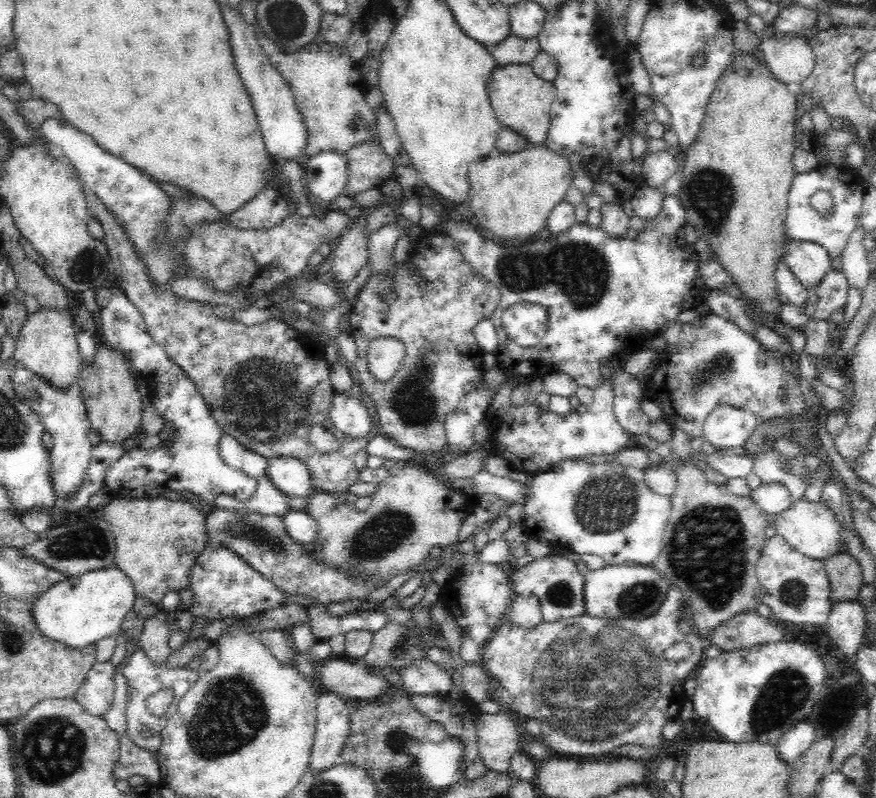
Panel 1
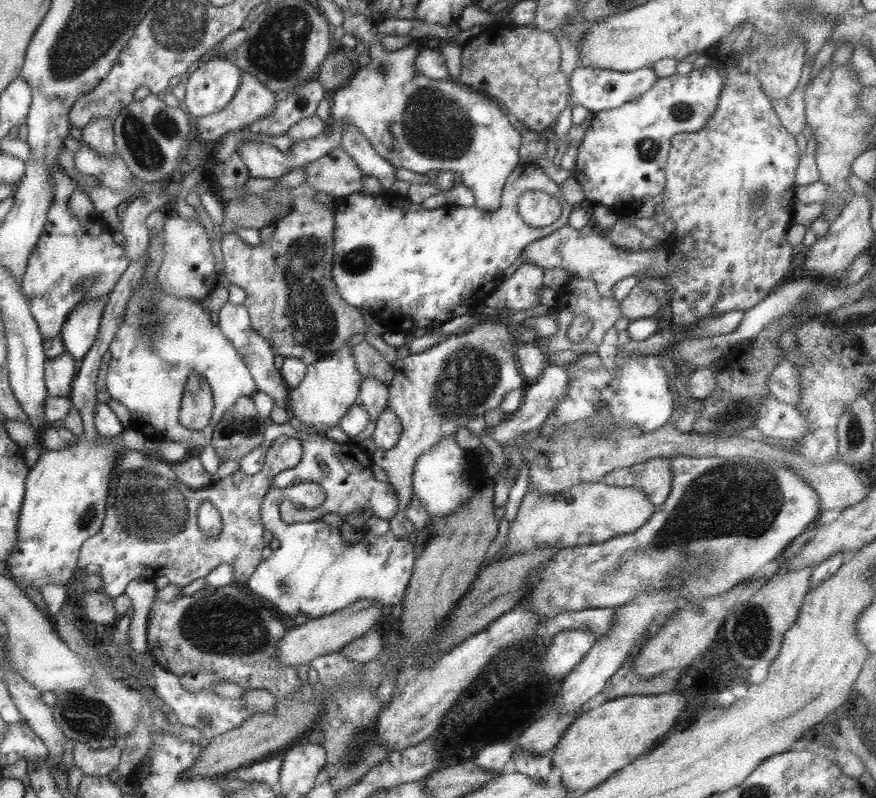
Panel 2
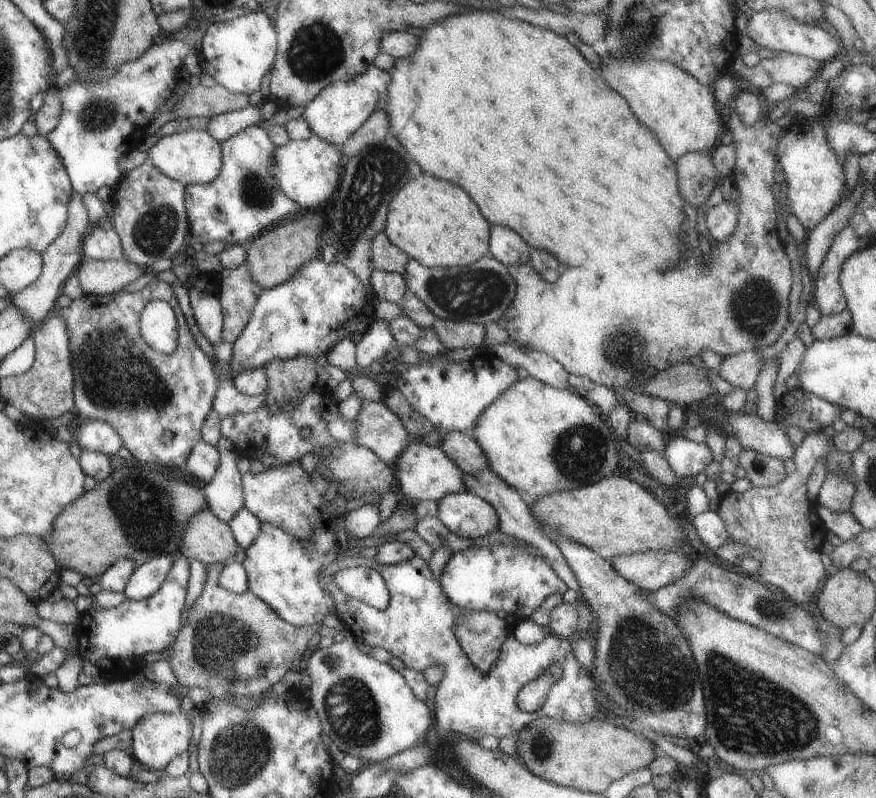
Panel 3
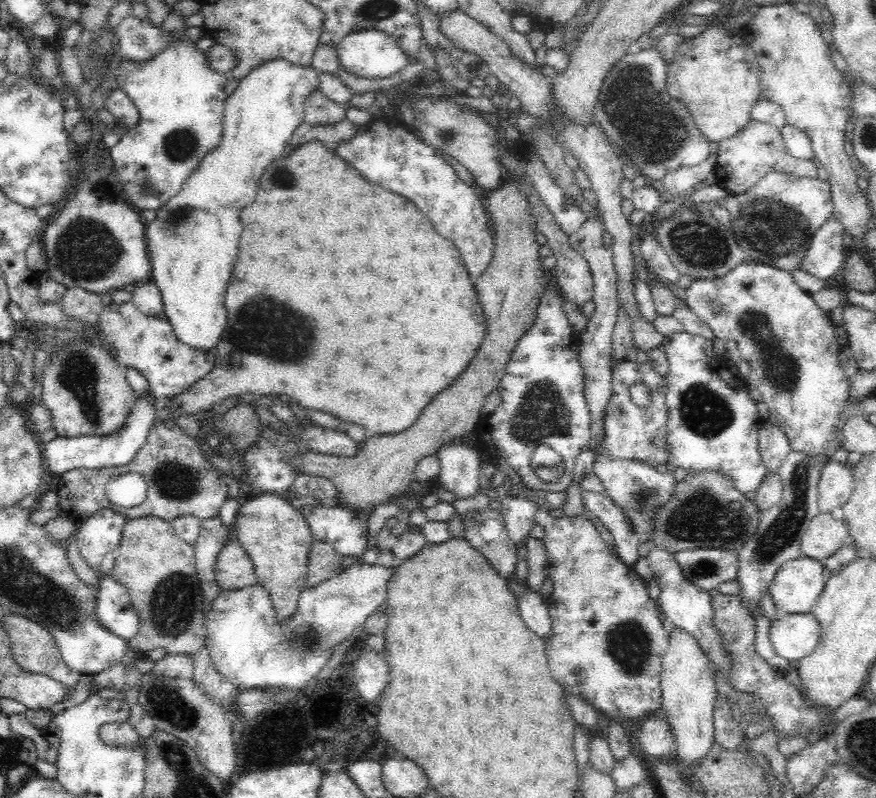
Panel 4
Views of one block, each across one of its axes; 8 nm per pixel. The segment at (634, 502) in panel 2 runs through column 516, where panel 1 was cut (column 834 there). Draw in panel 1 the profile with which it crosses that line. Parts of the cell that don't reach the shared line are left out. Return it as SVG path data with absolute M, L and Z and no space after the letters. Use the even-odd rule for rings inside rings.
M800 498L788 510L784 510L780 516L776 516L772 520L774 520L776 534L780 534L788 542L788 546L792 546L794 550L798 550L800 554L804 554L812 560L826 560L830 556L846 552L842 546L842 540L840 540L840 524L838 524L834 512L822 500L810 502L806 498Z

